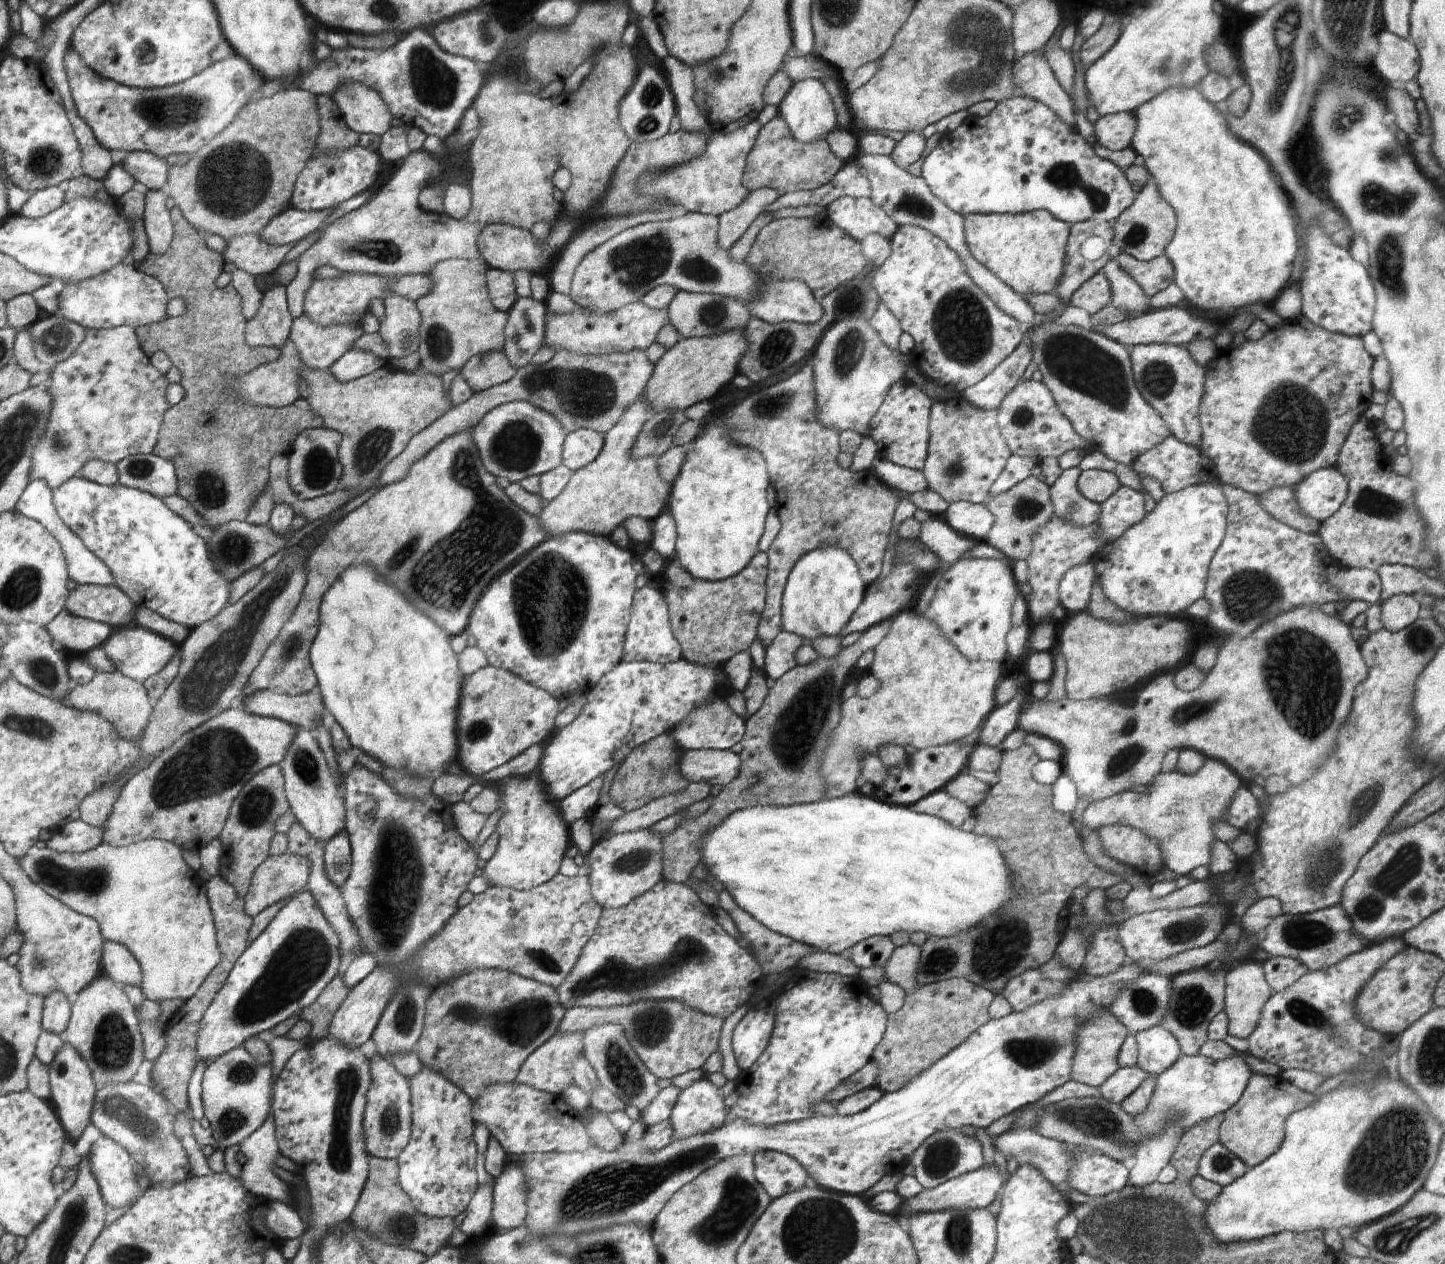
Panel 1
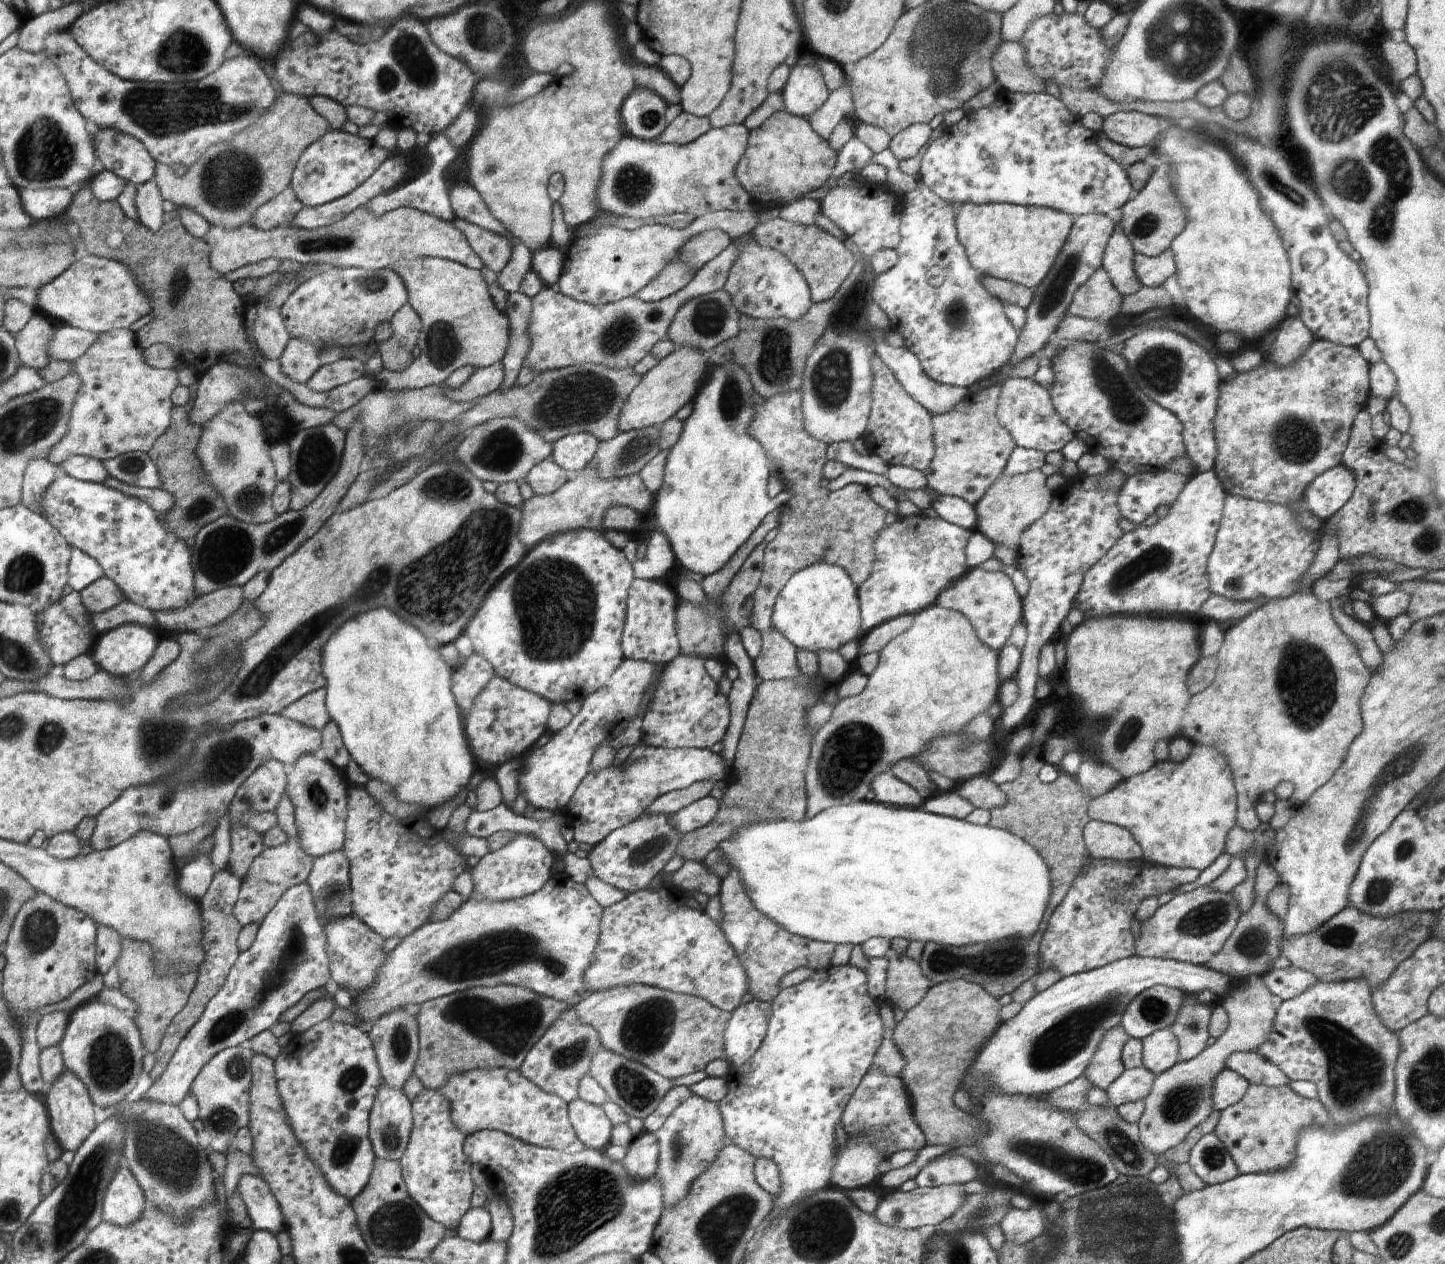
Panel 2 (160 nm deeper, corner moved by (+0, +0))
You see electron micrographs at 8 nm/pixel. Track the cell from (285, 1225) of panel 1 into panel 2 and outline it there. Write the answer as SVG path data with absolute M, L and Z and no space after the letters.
M250 1173L243 1174L237 1189L253 1222L252 1229L265 1230L275 1236L284 1230L284 1212L265 1179Z

